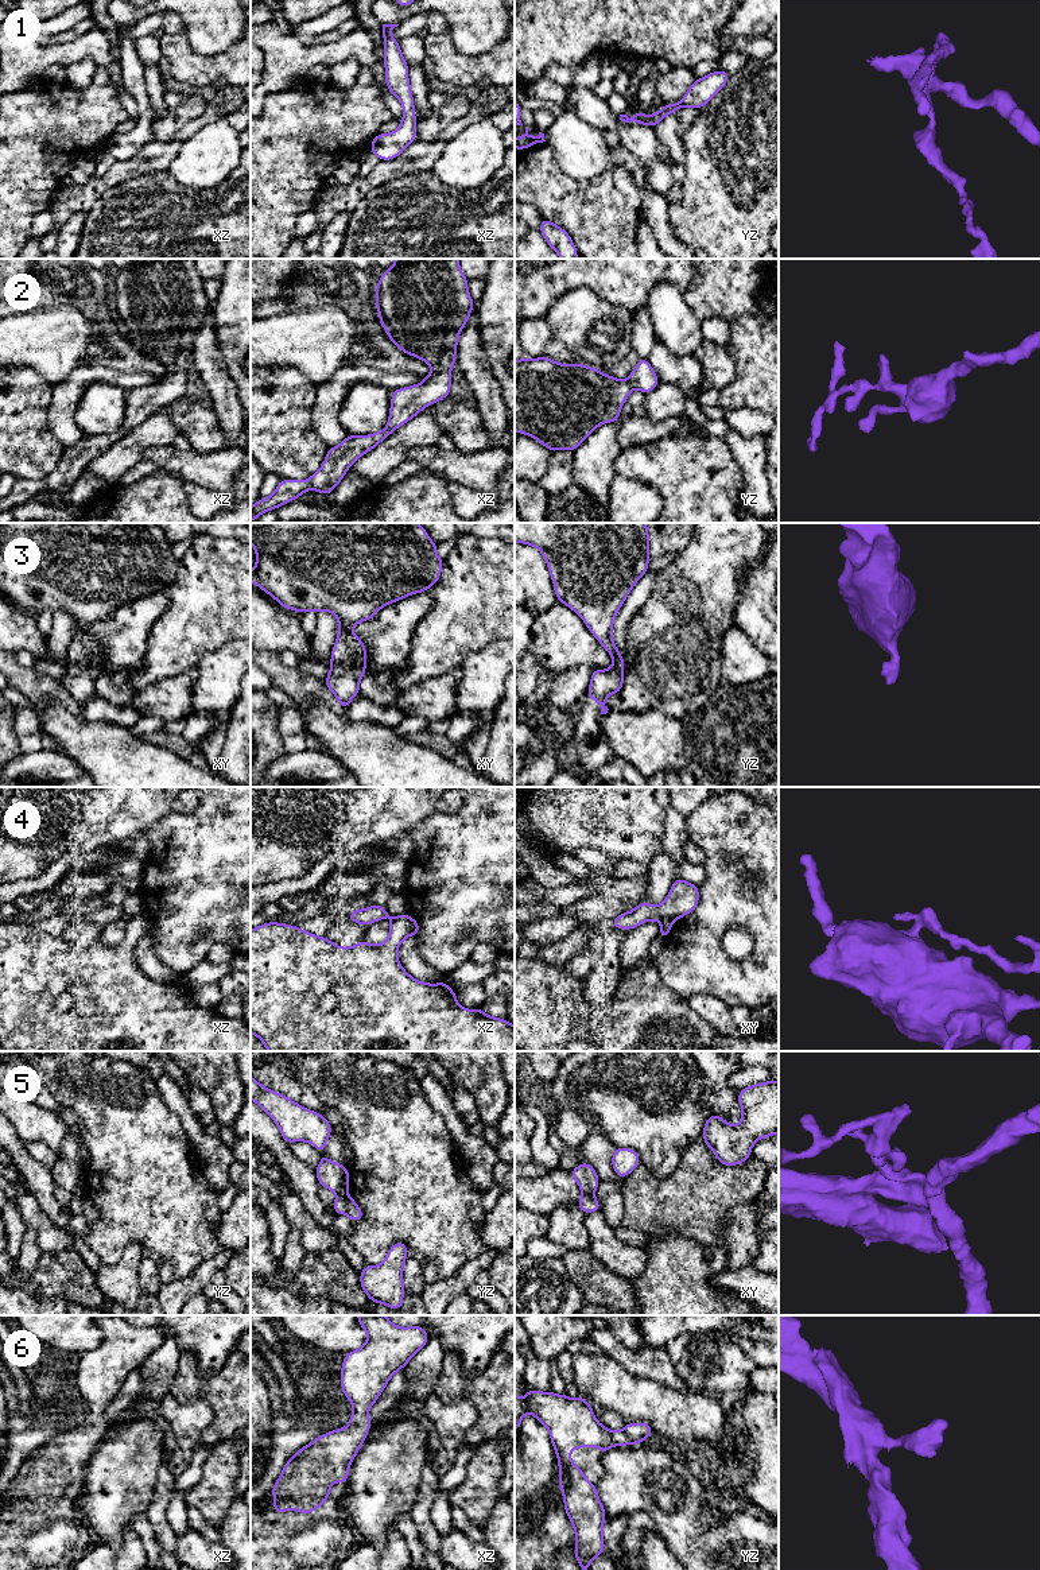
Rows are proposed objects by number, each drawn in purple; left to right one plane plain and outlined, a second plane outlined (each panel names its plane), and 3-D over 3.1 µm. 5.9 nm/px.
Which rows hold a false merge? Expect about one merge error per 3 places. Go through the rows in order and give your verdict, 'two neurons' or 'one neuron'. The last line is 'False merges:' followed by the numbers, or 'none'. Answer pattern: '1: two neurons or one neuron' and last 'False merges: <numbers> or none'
1: one neuron
2: one neuron
3: one neuron
4: two neurons
5: two neurons
6: one neuron
False merges: 4, 5

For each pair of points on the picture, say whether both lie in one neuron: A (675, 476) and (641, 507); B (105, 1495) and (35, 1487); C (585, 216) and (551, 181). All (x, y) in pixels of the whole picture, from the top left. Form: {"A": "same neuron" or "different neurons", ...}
{"A": "different neurons", "B": "different neurons", "C": "same neuron"}

